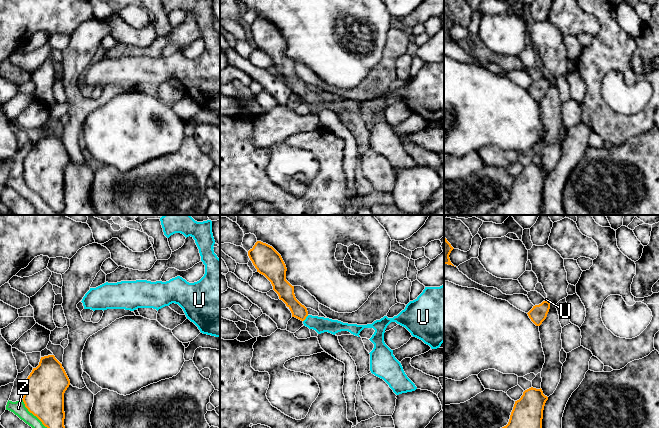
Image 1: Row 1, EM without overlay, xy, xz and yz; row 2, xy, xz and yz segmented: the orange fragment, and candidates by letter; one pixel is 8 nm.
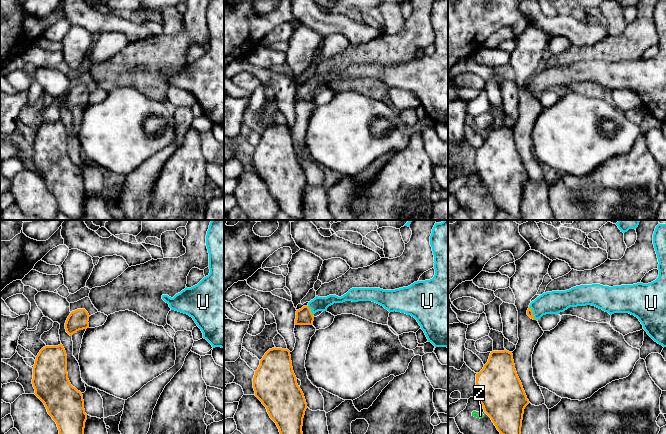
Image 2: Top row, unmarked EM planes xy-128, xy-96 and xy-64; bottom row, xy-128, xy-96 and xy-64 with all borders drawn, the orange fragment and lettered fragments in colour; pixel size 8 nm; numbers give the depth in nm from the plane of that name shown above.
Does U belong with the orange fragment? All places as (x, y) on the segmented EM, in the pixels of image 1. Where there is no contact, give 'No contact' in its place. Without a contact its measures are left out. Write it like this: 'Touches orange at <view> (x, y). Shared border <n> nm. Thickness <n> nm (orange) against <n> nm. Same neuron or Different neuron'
Touches orange at xz (305, 318). Shared border 70 nm. Thickness 120 nm (orange) against 130 nm. Same neuron

